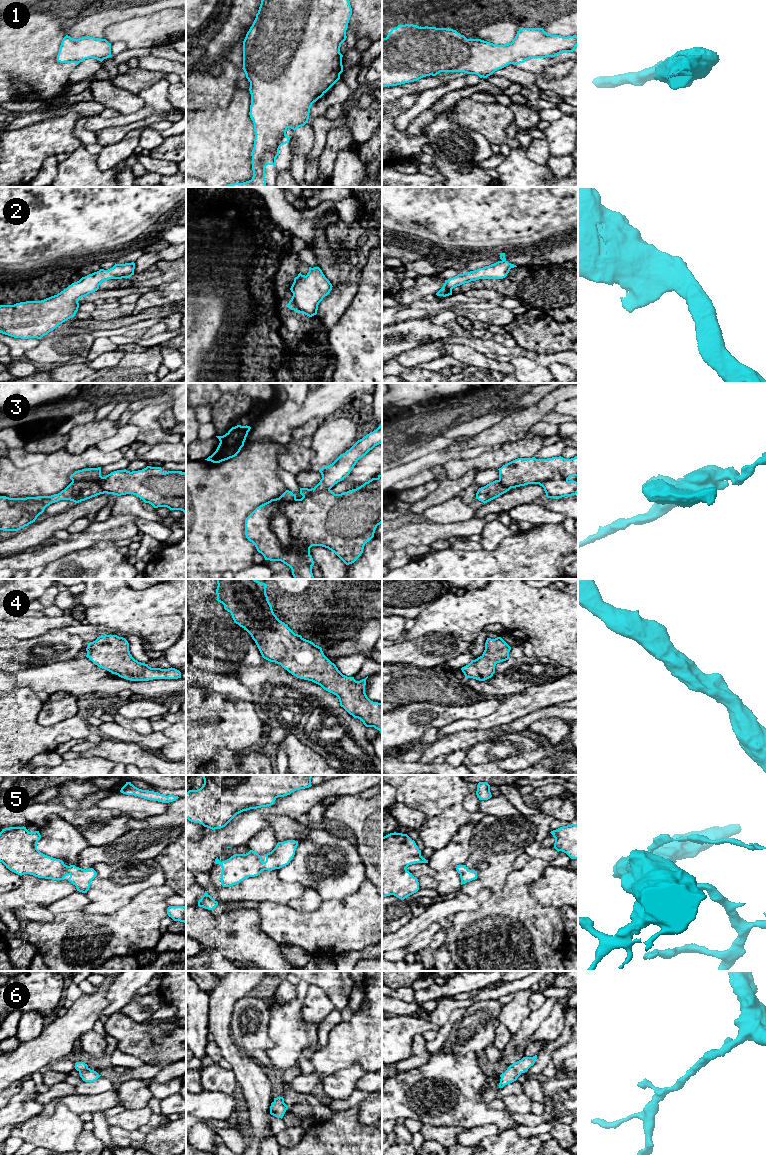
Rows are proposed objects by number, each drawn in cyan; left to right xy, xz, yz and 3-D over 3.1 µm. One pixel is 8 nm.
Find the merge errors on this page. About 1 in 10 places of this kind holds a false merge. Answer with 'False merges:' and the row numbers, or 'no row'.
False merges: 3

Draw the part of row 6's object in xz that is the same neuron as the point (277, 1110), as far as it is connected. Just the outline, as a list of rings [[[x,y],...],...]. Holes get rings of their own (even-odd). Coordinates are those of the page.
[[[277,1097],[274,1098],[274,1101],[271,1103],[270,1114],[282,1119],[287,1109],[288,1106],[284,1103],[284,1098]]]

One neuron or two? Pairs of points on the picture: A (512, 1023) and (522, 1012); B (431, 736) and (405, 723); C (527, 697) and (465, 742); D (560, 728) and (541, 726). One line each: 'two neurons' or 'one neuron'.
A: one neuron
B: two neurons
C: two neurons
D: one neuron

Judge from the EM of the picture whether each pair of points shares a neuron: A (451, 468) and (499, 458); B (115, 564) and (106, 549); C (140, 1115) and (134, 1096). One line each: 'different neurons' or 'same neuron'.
A: same neuron
B: same neuron
C: different neurons

